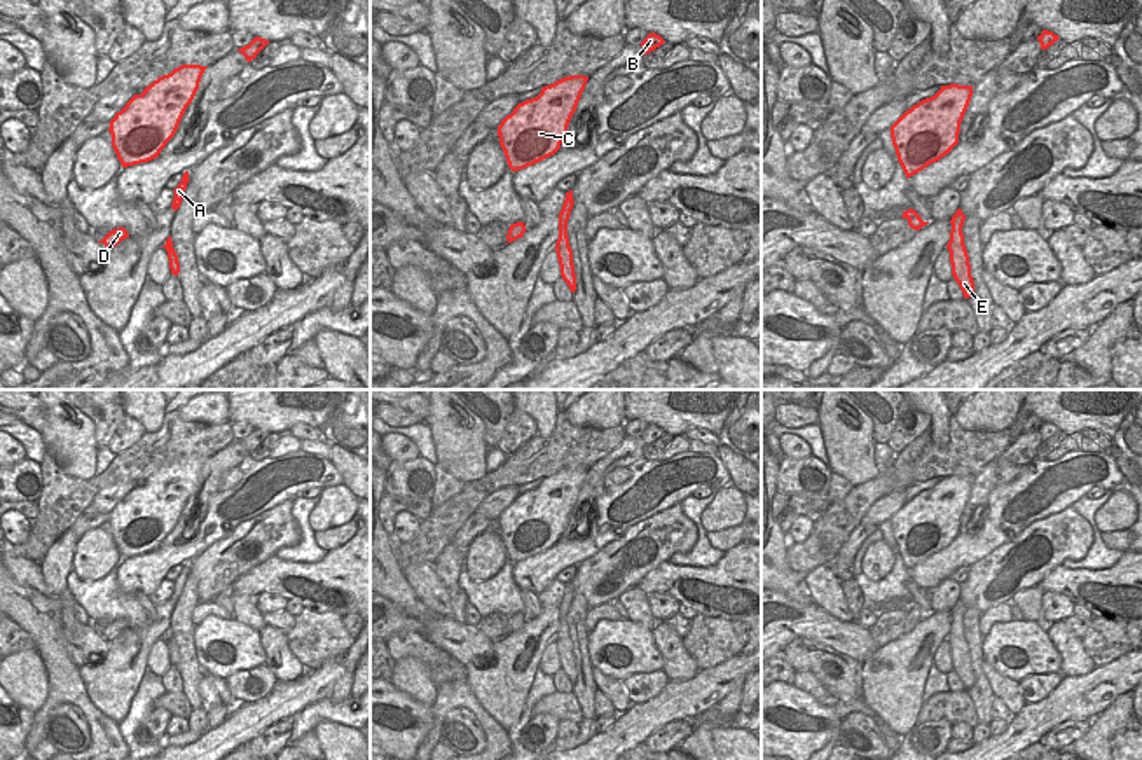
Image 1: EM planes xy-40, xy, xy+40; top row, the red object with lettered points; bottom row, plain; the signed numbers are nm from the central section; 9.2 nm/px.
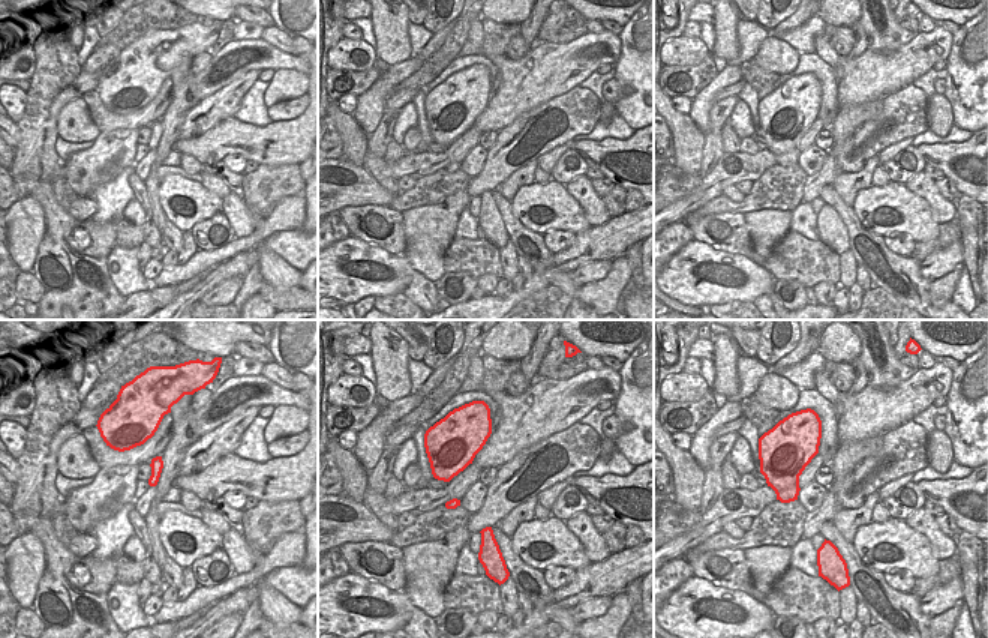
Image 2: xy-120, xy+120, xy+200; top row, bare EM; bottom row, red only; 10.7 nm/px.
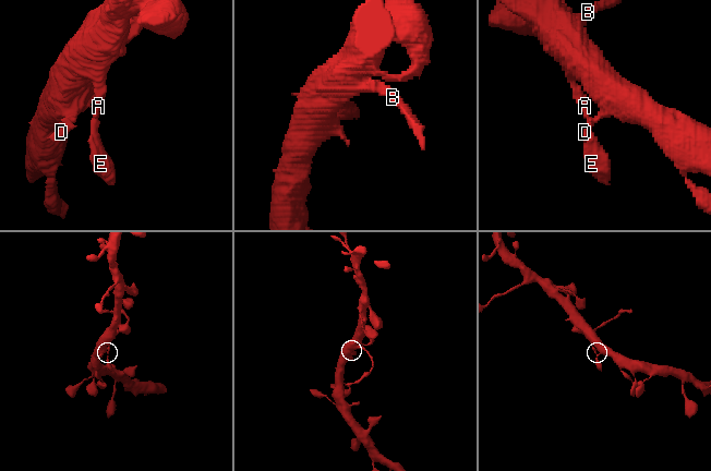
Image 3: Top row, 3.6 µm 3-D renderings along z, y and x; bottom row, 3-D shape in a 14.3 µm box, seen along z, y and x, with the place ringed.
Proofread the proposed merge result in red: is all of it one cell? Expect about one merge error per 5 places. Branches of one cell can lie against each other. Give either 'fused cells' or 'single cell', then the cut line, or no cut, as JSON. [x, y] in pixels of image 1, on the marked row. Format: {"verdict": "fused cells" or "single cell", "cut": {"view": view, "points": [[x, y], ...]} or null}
{"verdict": "single cell", "cut": null}

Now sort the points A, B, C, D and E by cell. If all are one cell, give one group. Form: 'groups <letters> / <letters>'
groups A B C D E

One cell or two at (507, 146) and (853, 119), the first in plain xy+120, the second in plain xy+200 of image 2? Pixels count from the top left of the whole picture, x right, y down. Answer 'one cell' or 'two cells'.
two cells

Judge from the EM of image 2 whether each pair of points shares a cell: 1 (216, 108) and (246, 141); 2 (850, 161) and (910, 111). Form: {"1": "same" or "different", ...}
{"1": "different", "2": "same"}

